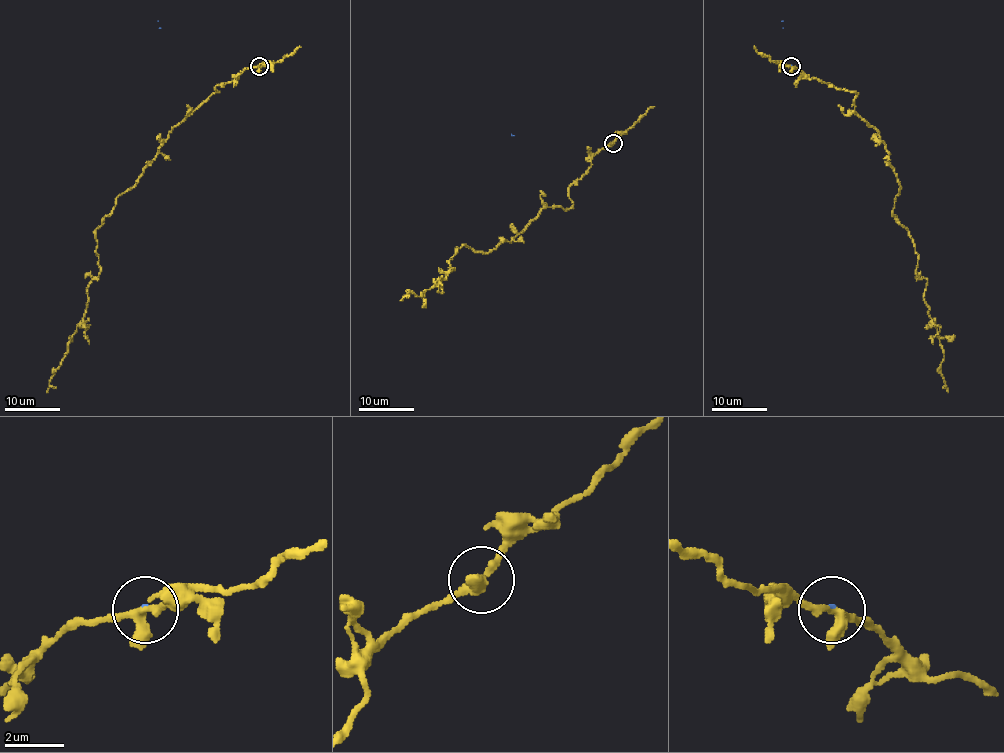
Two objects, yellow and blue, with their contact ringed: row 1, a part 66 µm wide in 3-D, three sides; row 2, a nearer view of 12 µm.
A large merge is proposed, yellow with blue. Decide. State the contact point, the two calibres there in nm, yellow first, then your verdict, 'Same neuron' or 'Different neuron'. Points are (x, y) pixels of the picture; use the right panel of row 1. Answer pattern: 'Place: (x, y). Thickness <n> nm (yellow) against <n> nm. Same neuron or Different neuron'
Place: (791, 66). Thickness 280 nm (yellow) against 50 nm. Different neuron

